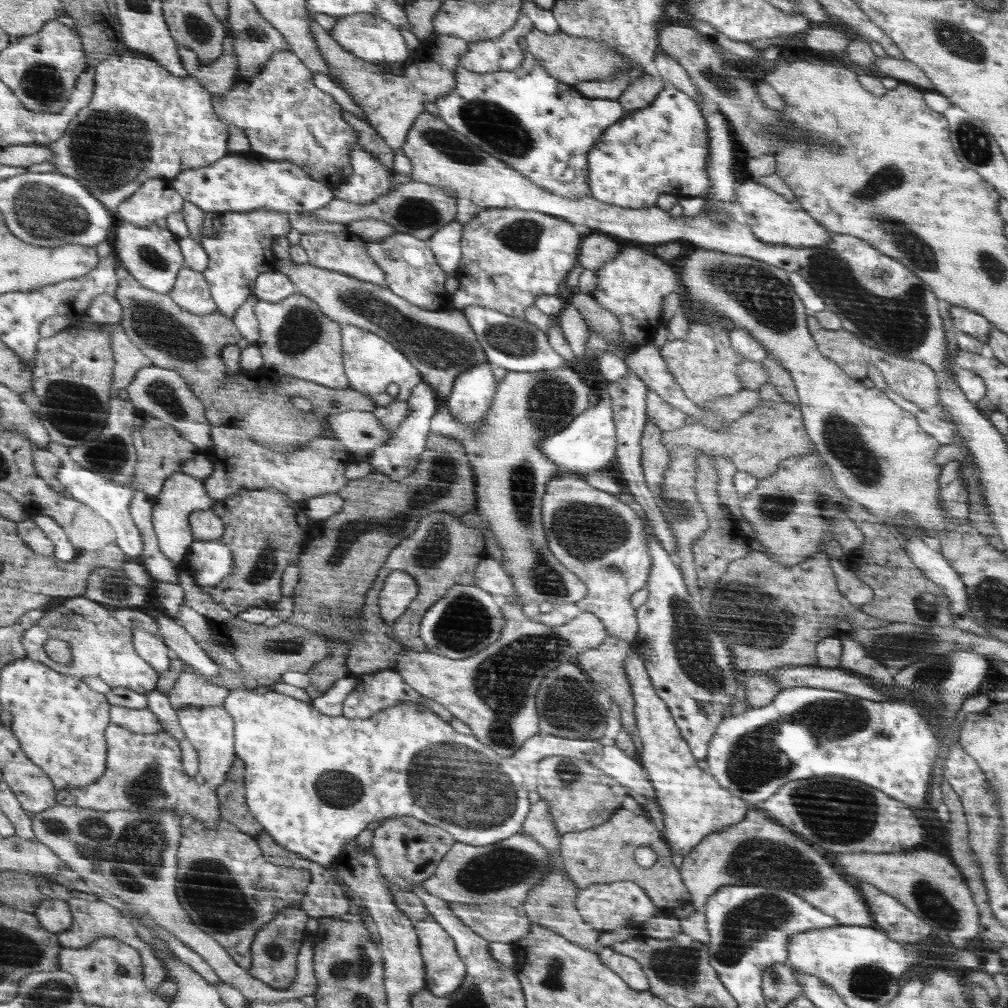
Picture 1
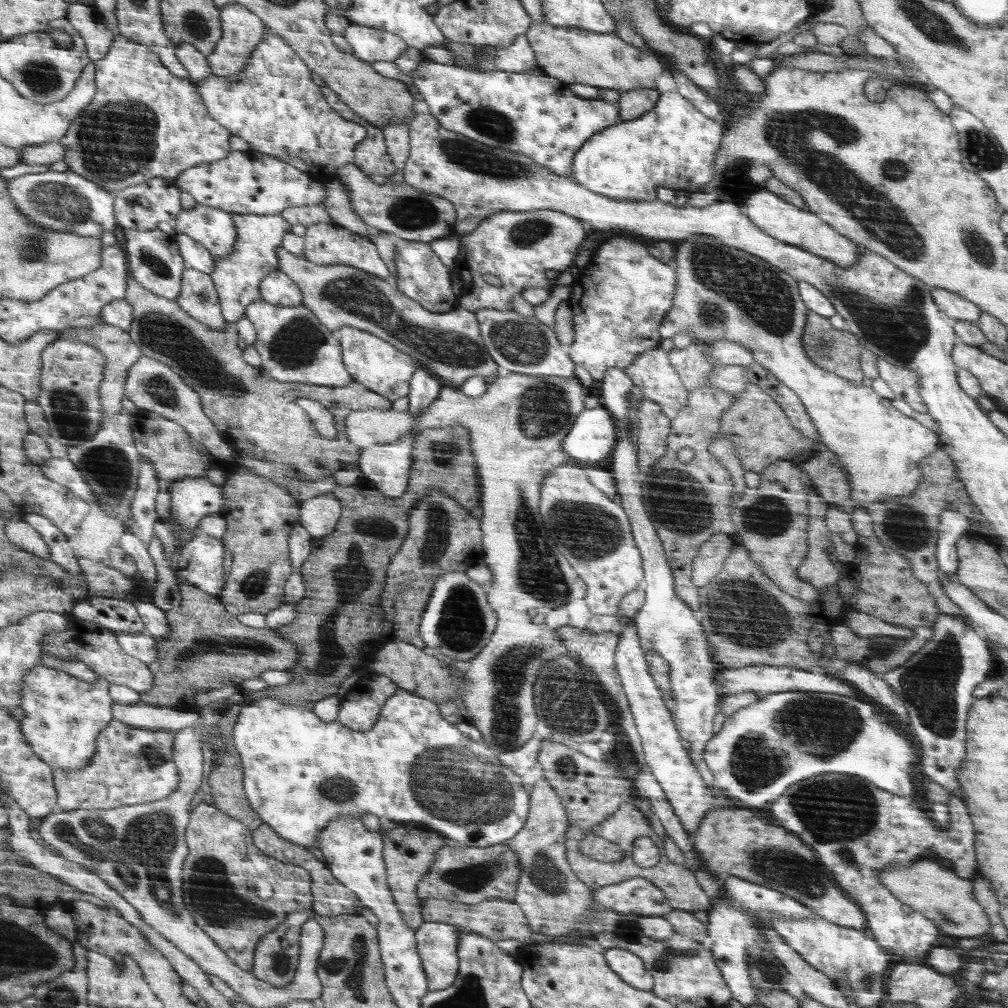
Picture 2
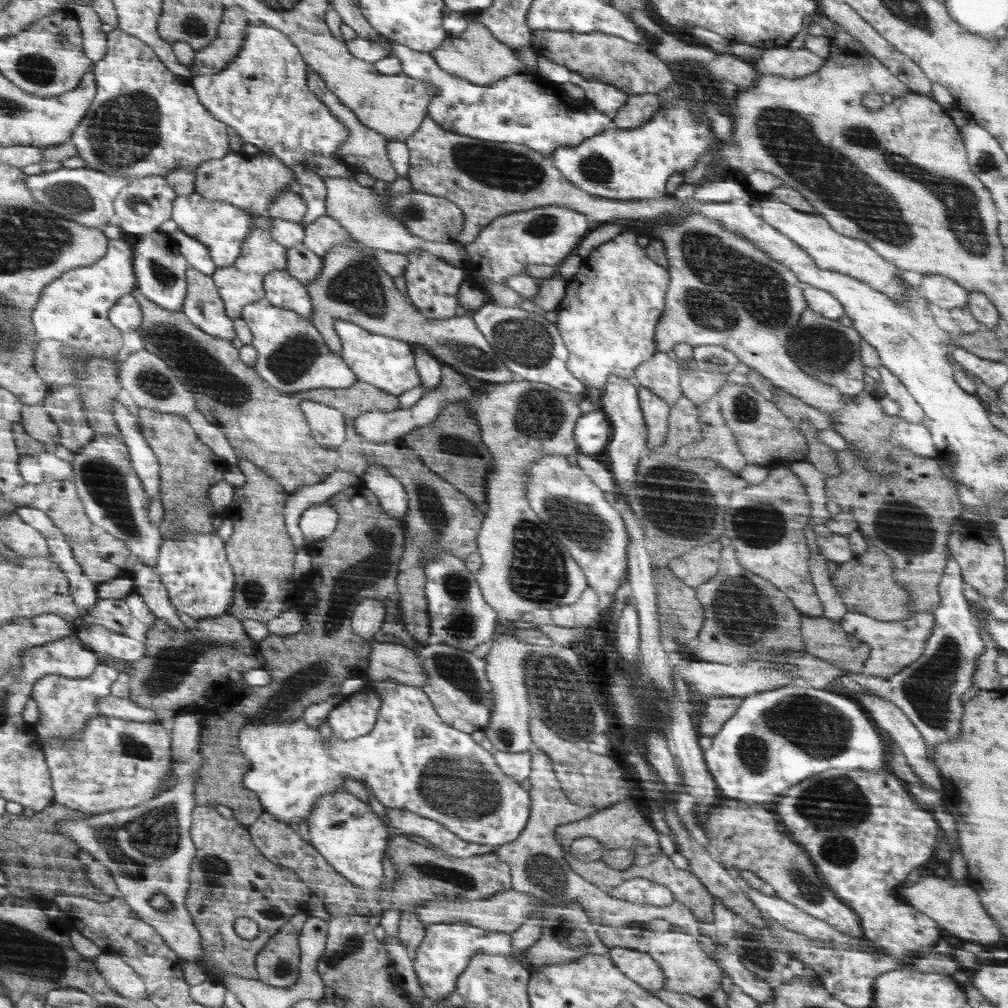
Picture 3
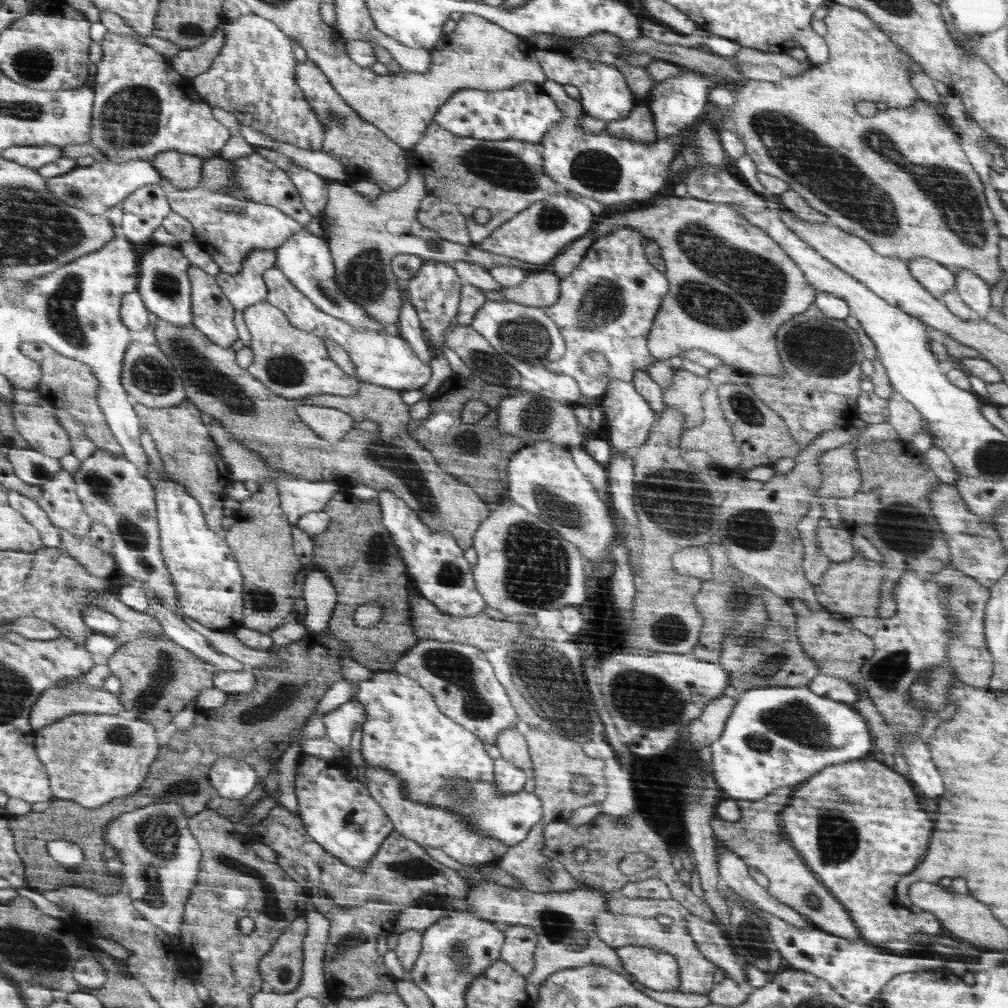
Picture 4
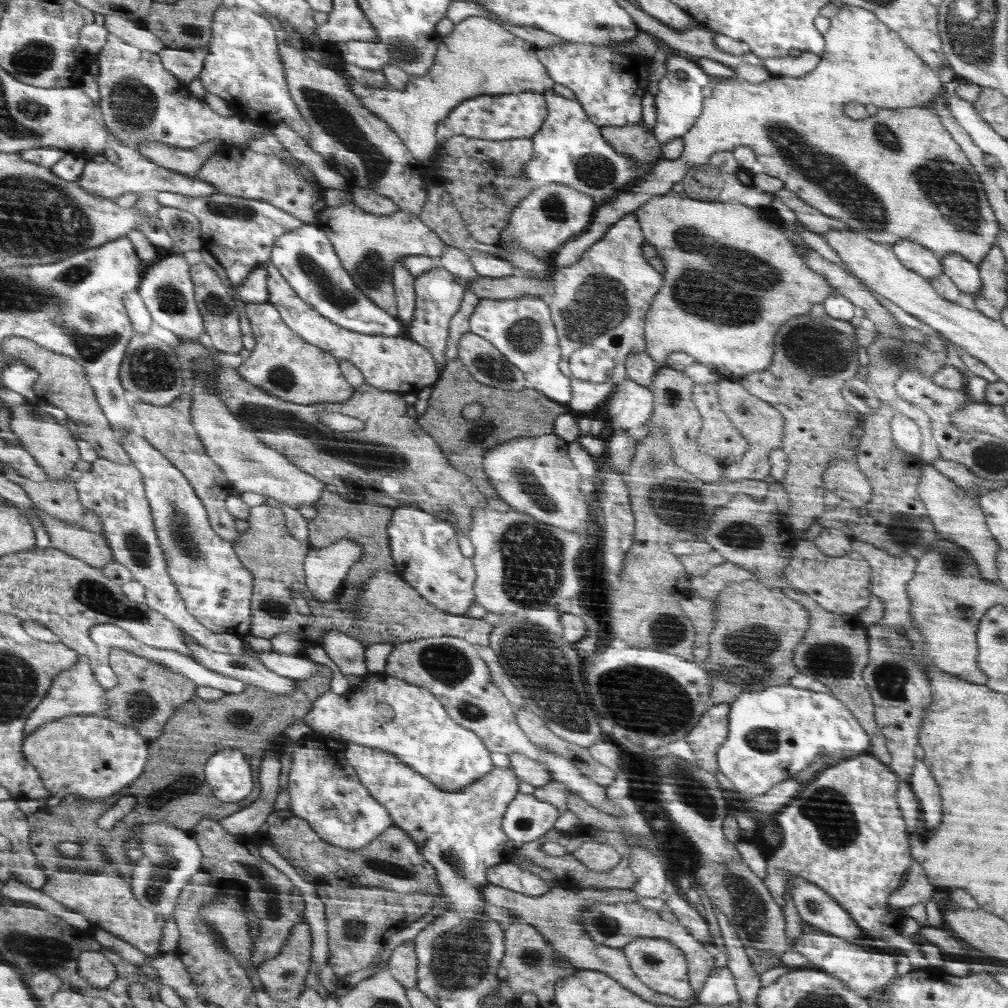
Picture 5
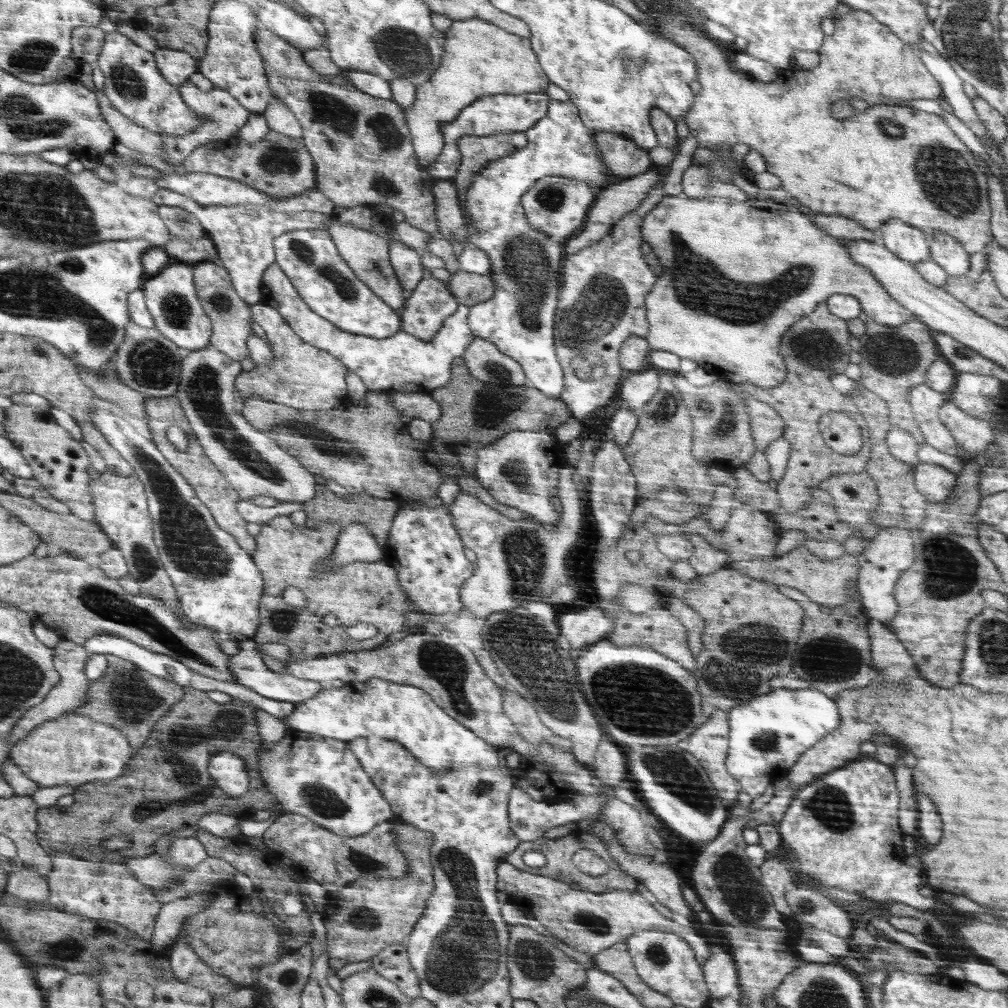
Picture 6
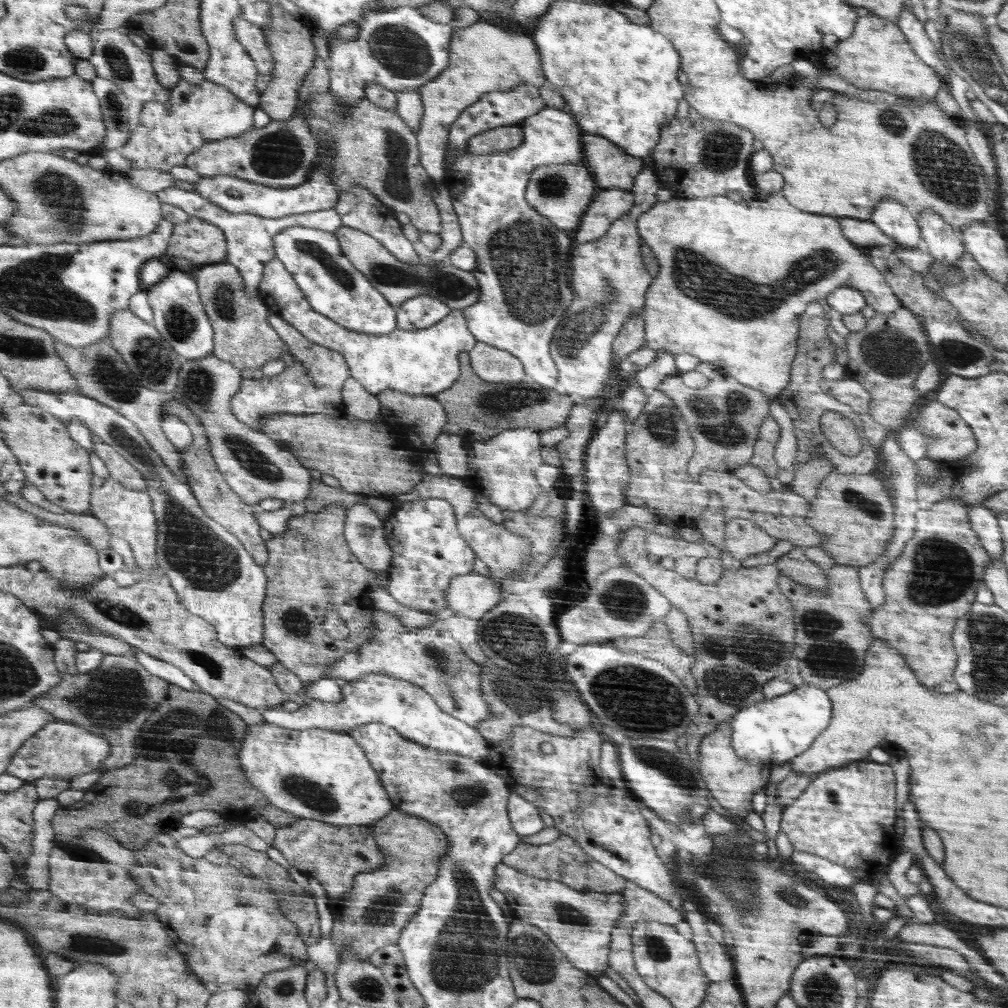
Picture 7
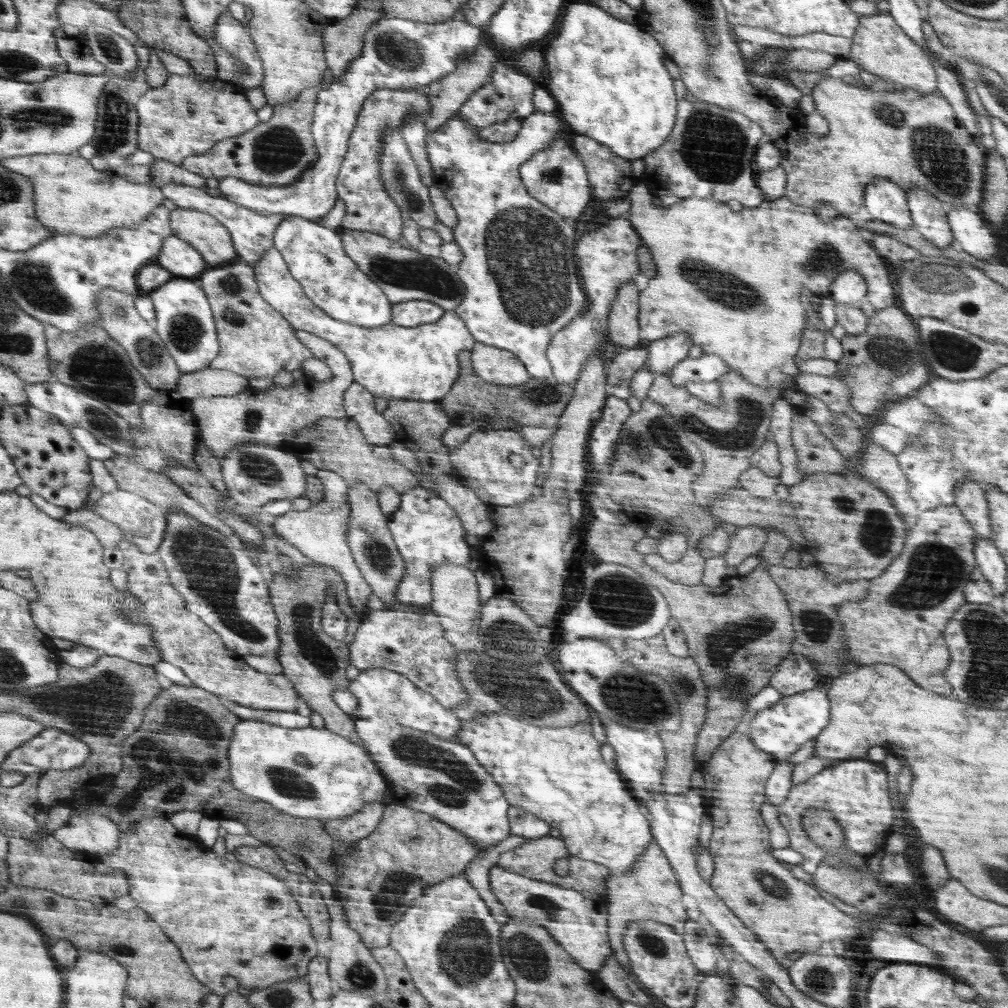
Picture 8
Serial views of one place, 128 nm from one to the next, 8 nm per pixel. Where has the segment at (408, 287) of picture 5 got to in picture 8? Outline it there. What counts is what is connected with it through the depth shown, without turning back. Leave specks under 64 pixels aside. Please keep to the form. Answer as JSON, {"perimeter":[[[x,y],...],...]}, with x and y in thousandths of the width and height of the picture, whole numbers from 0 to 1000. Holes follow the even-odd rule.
{"perimeter":[[[379,87],[369,91],[360,103],[356,119],[348,131],[347,145],[333,178],[335,196],[342,203],[339,227],[373,231],[400,240],[399,208],[389,199],[379,178],[379,153],[383,145],[381,137],[385,128],[397,130],[405,118],[417,116],[421,119],[427,117],[428,111],[427,96],[415,93],[414,87]]]}

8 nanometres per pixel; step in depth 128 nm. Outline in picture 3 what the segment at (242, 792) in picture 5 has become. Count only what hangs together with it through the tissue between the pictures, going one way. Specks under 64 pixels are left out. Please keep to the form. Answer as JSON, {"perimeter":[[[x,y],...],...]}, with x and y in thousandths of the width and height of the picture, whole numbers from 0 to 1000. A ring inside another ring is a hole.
{"perimeter":[[[389,674],[371,676],[365,678],[378,691],[379,700],[376,702],[375,713],[372,716],[372,721],[361,730],[355,733],[342,736],[342,734],[333,734],[329,730],[329,734],[322,738],[322,734],[318,733],[316,724],[310,724],[302,718],[302,714],[298,714],[296,717],[289,718],[288,715],[282,715],[279,717],[266,717],[263,719],[254,719],[252,717],[244,717],[241,720],[241,724],[238,729],[238,738],[241,750],[244,750],[249,755],[249,761],[242,767],[241,780],[248,786],[255,788],[256,793],[261,799],[263,806],[268,806],[270,810],[273,810],[275,813],[286,815],[290,819],[295,819],[294,815],[304,813],[309,809],[310,803],[313,797],[318,790],[322,788],[329,788],[340,782],[341,772],[343,770],[349,770],[351,774],[363,778],[366,788],[372,790],[375,796],[381,800],[381,802],[399,802],[405,804],[411,808],[415,808],[421,811],[428,811],[431,814],[436,814],[442,821],[452,826],[452,829],[459,830],[462,834],[468,834],[472,837],[488,838],[489,840],[498,840],[499,837],[508,836],[515,831],[519,825],[520,820],[523,819],[523,815],[528,806],[528,790],[522,784],[516,782],[516,778],[512,776],[506,770],[503,770],[499,763],[494,759],[494,756],[490,756],[490,752],[486,752],[486,745],[482,746],[476,738],[472,738],[468,734],[466,727],[462,728],[457,723],[453,723],[451,720],[446,719],[443,715],[440,715],[436,707],[433,706],[431,699],[428,697],[427,692],[420,684],[415,684],[409,680],[396,679],[396,677],[389,676]]]}

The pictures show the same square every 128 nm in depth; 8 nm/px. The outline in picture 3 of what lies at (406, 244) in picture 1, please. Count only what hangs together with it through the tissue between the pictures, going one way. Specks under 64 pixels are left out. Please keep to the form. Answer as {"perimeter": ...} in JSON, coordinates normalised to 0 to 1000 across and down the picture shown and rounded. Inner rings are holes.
{"perimeter":[[[406,247],[400,248],[405,262],[402,264],[401,276],[405,296],[409,298],[413,307],[423,315],[431,317],[442,317],[452,312],[452,305],[455,302],[455,286],[463,278],[462,270],[458,264],[450,264],[439,259],[436,254],[423,250],[422,248]]]}

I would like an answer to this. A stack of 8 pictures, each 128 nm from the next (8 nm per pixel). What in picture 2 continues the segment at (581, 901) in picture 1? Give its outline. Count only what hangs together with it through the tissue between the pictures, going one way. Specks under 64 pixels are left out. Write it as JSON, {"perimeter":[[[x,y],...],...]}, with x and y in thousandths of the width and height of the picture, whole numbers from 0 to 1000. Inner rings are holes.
{"perimeter":[[[628,870],[613,877],[591,882],[589,896],[595,902],[605,902],[617,908],[634,909],[634,911],[658,910],[668,903],[659,886],[637,870]]]}

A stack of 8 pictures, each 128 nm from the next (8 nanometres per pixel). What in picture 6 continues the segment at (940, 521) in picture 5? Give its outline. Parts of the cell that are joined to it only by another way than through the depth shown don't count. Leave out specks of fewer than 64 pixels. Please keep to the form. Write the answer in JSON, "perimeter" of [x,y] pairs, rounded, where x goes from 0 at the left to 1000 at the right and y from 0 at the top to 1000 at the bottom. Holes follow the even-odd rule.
{"perimeter":[[[912,459],[907,464],[907,480],[922,499],[939,496],[948,476],[948,471],[932,461]]]}

